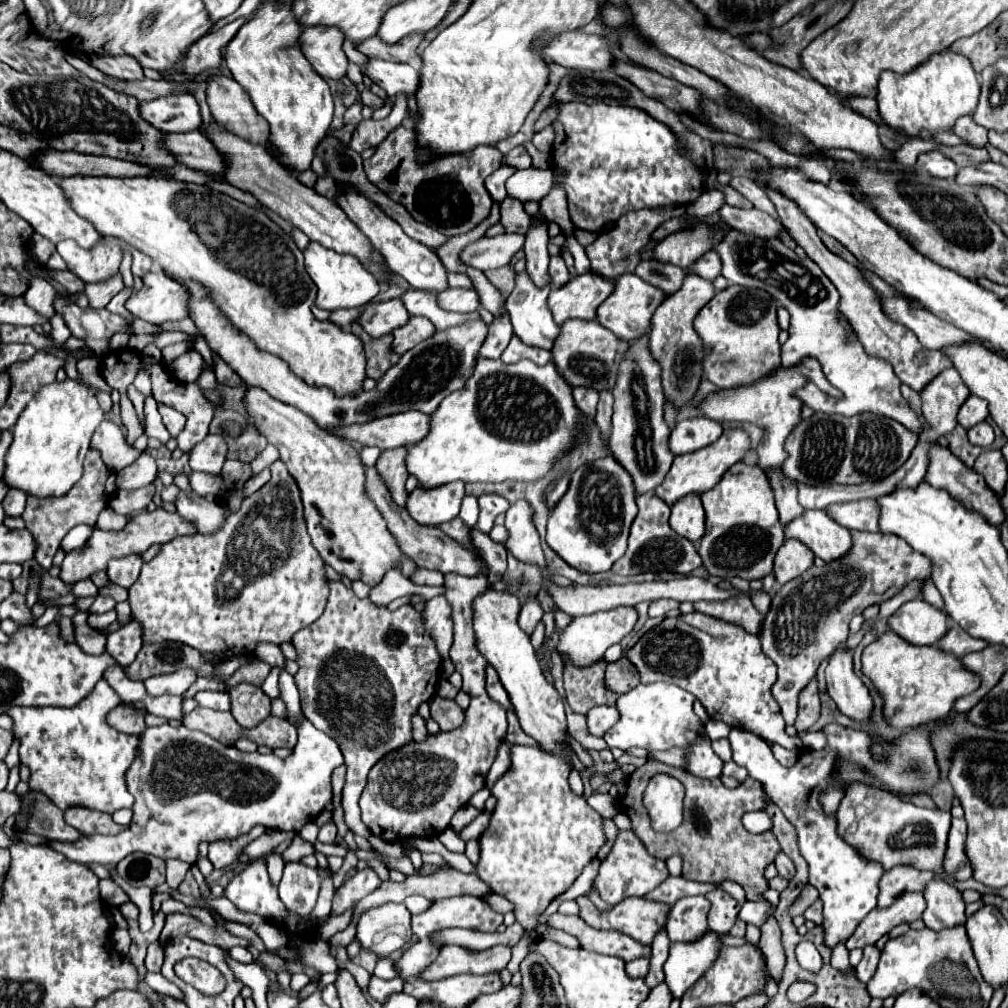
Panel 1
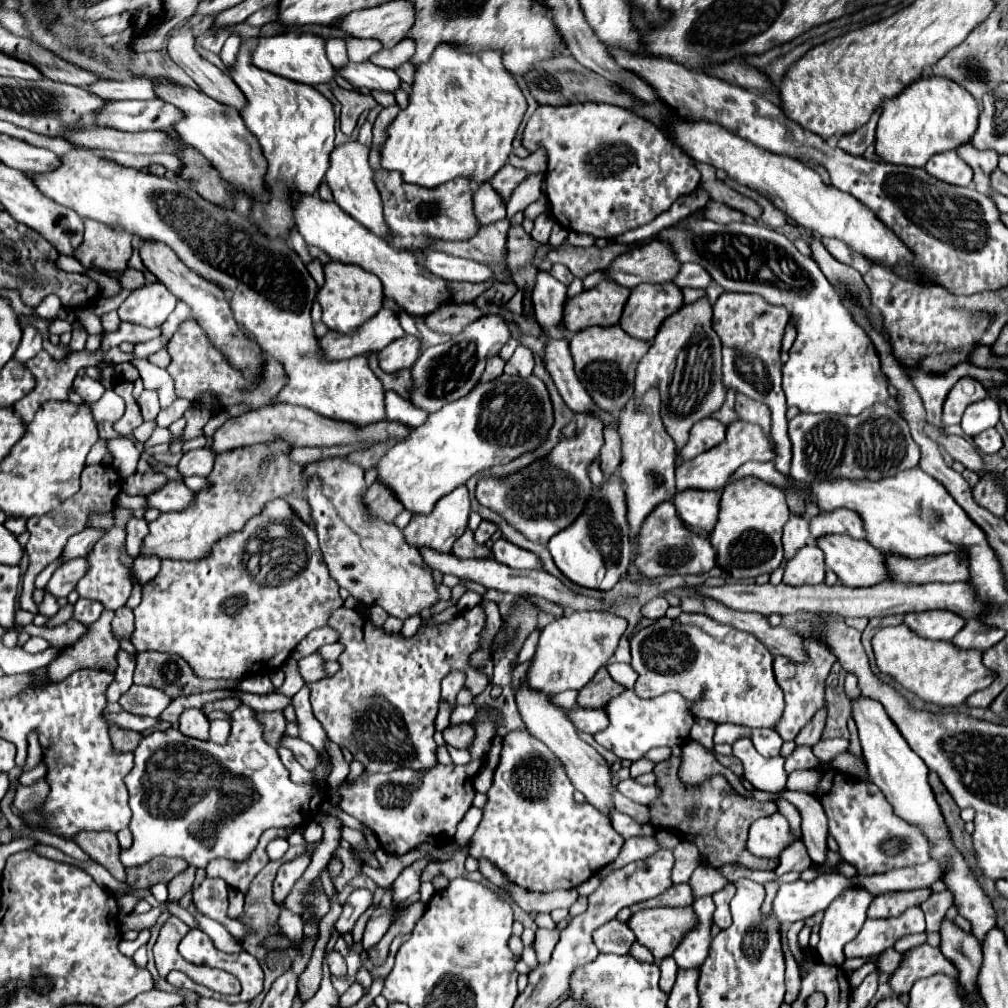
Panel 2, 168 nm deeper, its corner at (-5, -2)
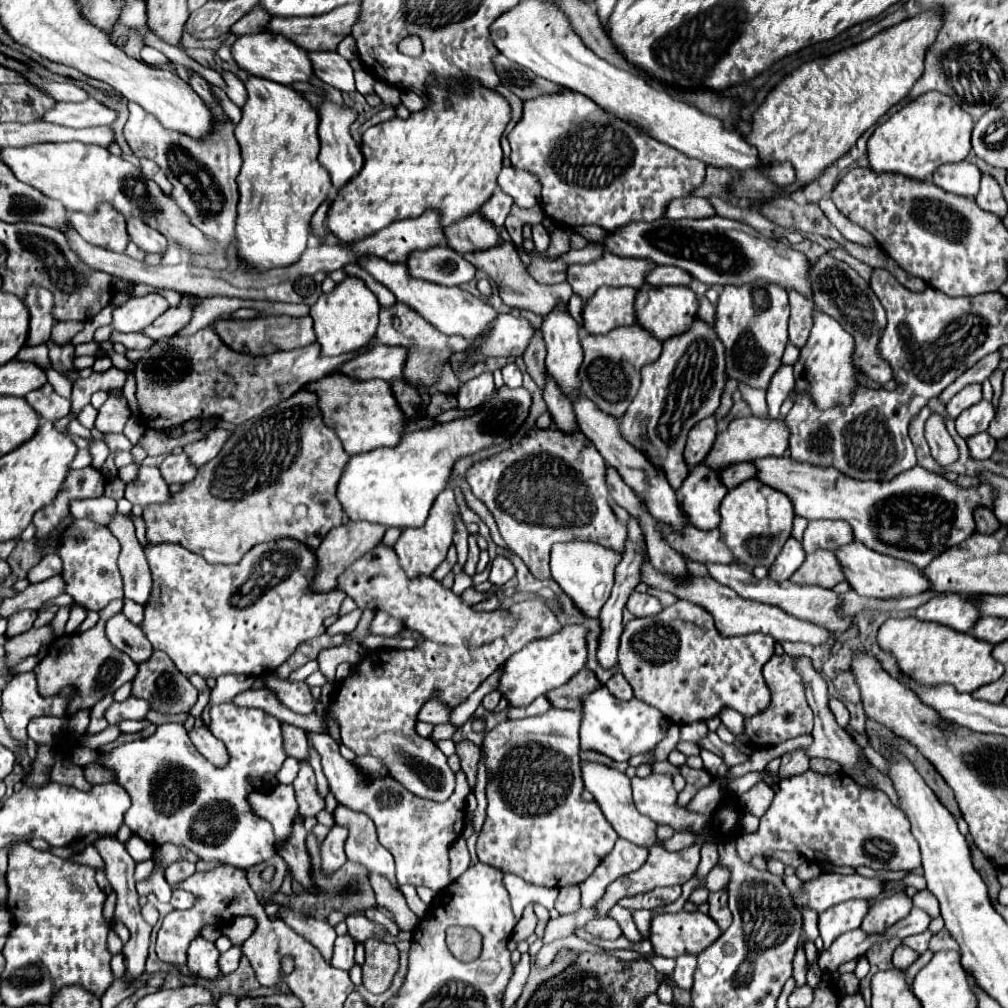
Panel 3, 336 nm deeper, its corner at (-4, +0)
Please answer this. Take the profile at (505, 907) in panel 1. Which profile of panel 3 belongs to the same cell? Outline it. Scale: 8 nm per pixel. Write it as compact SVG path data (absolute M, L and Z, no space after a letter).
M612 917L592 919L588 923L588 933L594 935L596 939L608 939L608 941L616 941L618 937L622 937L622 929Z

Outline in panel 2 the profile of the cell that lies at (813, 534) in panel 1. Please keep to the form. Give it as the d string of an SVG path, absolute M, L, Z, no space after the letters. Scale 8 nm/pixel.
M827 535L827 539L821 539L817 545L825 553L825 565L839 577L845 587L873 587L893 579L885 565L885 557L865 539L851 539L849 535Z

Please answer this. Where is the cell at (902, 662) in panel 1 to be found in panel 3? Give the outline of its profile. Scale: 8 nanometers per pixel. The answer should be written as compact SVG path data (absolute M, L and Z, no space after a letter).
M916 617L884 621L878 631L878 645L896 659L896 665L904 675L924 687L954 685L958 693L972 693L974 689L1000 679L1004 673L1004 667L990 655L990 643L938 623L918 621Z

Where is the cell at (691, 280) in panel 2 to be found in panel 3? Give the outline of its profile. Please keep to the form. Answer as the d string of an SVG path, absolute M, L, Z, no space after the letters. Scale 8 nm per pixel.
M658 267L646 277L646 283L654 285L654 287L662 287L662 285L684 285L684 287L688 287L692 283L692 277L690 277L690 273L686 273L678 267Z

